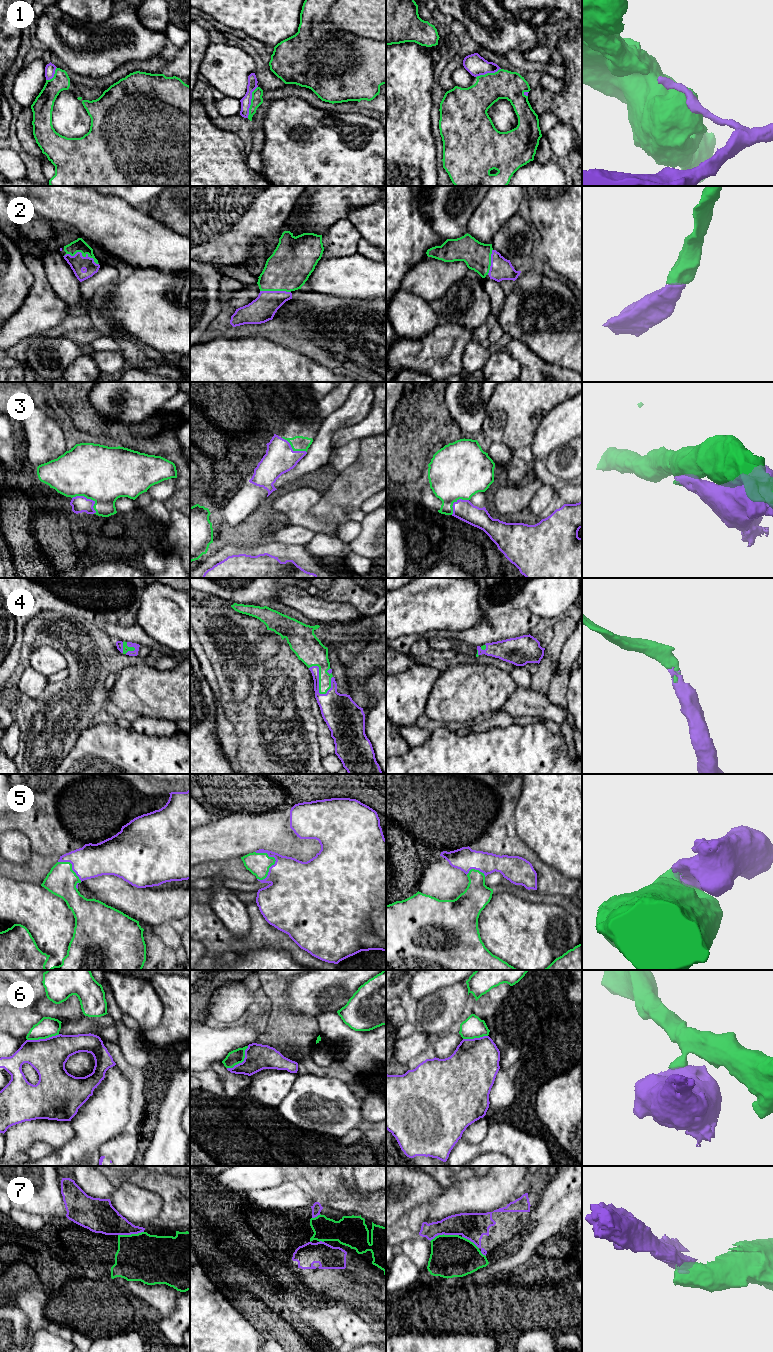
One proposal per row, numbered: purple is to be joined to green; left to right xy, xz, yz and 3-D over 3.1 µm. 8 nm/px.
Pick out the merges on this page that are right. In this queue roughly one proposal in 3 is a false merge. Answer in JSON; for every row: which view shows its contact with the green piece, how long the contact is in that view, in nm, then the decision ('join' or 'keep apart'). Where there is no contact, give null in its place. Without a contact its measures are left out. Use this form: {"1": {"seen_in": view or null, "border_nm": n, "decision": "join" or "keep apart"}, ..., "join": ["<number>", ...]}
{"1": {"seen_in": "xz", "border_nm": 260, "decision": "keep apart"}, "2": {"seen_in": "xy", "border_nm": 280, "decision": "join"}, "3": {"seen_in": "xy", "border_nm": 240, "decision": "keep apart"}, "4": {"seen_in": "xz", "border_nm": 260, "decision": "join"}, "5": {"seen_in": "xz", "border_nm": 240, "decision": "join"}, "6": {"seen_in": "xy", "border_nm": 260, "decision": "join"}, "7": {"seen_in": "yz", "border_nm": 240, "decision": "join"}, "join": ["2", "4", "5", "6", "7"]}

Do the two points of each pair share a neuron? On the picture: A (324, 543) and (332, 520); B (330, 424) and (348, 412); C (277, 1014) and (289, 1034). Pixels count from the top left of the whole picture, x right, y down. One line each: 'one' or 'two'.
A: two
B: one
C: one

